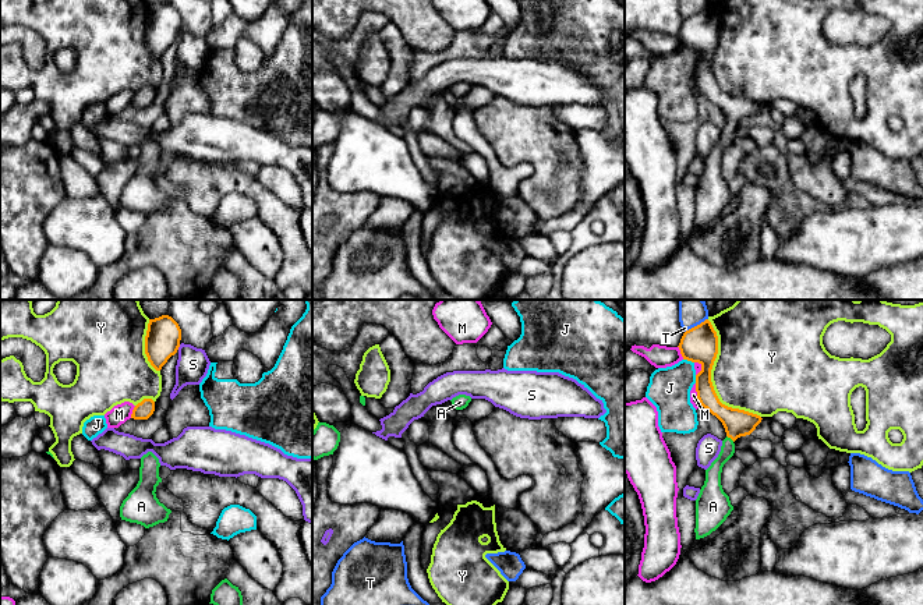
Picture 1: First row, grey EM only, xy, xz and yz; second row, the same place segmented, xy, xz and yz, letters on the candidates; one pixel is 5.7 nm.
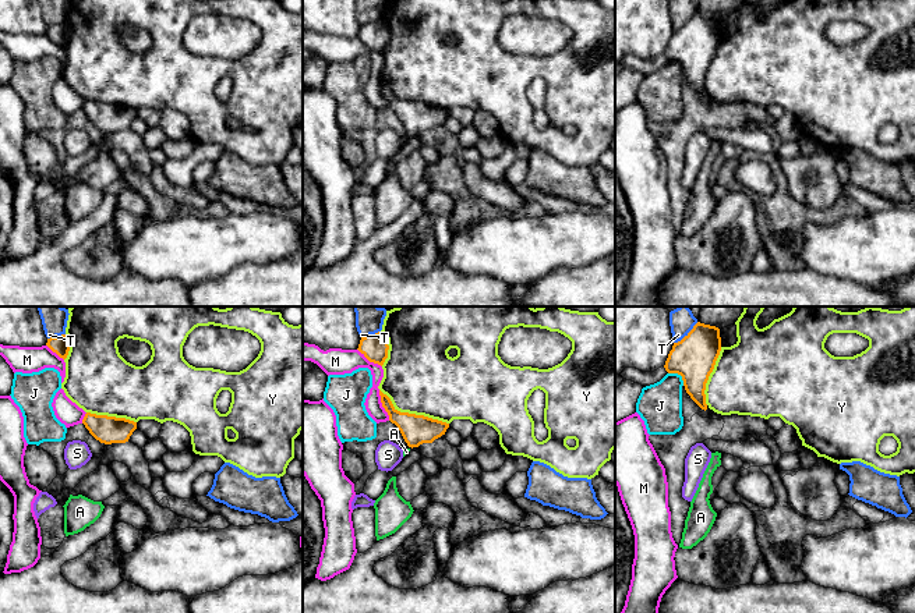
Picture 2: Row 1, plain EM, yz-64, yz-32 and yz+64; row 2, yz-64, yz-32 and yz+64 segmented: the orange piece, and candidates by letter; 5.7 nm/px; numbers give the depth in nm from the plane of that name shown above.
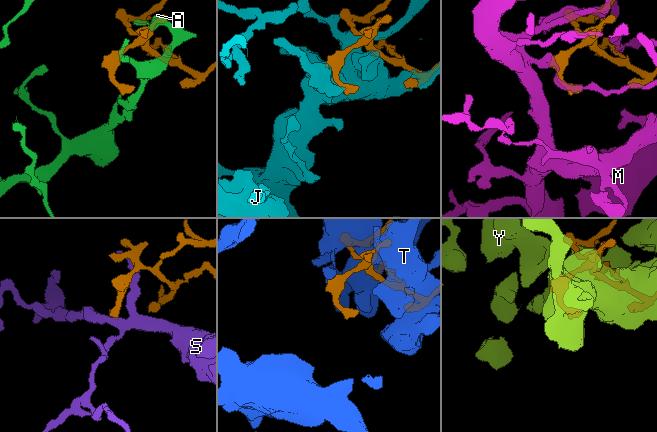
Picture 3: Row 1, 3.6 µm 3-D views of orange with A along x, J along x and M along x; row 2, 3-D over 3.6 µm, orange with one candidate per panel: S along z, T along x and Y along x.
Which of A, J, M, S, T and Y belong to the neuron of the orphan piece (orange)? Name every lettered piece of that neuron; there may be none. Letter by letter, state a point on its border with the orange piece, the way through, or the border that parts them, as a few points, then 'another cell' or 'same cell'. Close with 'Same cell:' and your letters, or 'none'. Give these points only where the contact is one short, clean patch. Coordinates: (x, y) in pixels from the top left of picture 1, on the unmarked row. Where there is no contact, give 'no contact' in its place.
A: contact yz (731, 126); way yz (738, 110), (731, 126), (728, 137), (713, 162); same cell
J: contact yz (689, 48); another cell
M: contact yz (697, 82); another cell
S: contact xy (179, 34); another cell
T: contact yz (697, 13); another cell
Y: contact yz (710, 69); another cell
Same cell: A

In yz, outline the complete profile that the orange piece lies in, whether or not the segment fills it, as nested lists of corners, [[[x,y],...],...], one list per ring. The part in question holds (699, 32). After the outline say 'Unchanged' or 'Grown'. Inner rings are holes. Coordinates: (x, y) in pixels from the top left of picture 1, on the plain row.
[[[708,7],[686,18],[678,35],[683,47],[701,53],[701,59],[696,63],[697,86],[722,110],[726,120],[718,145],[705,158],[705,169],[696,187],[694,220],[696,227],[700,227],[715,219],[733,198],[721,173],[722,155],[735,141],[733,130],[750,123],[763,106],[719,89],[711,70],[711,57],[718,42],[718,24]]]. Grown

